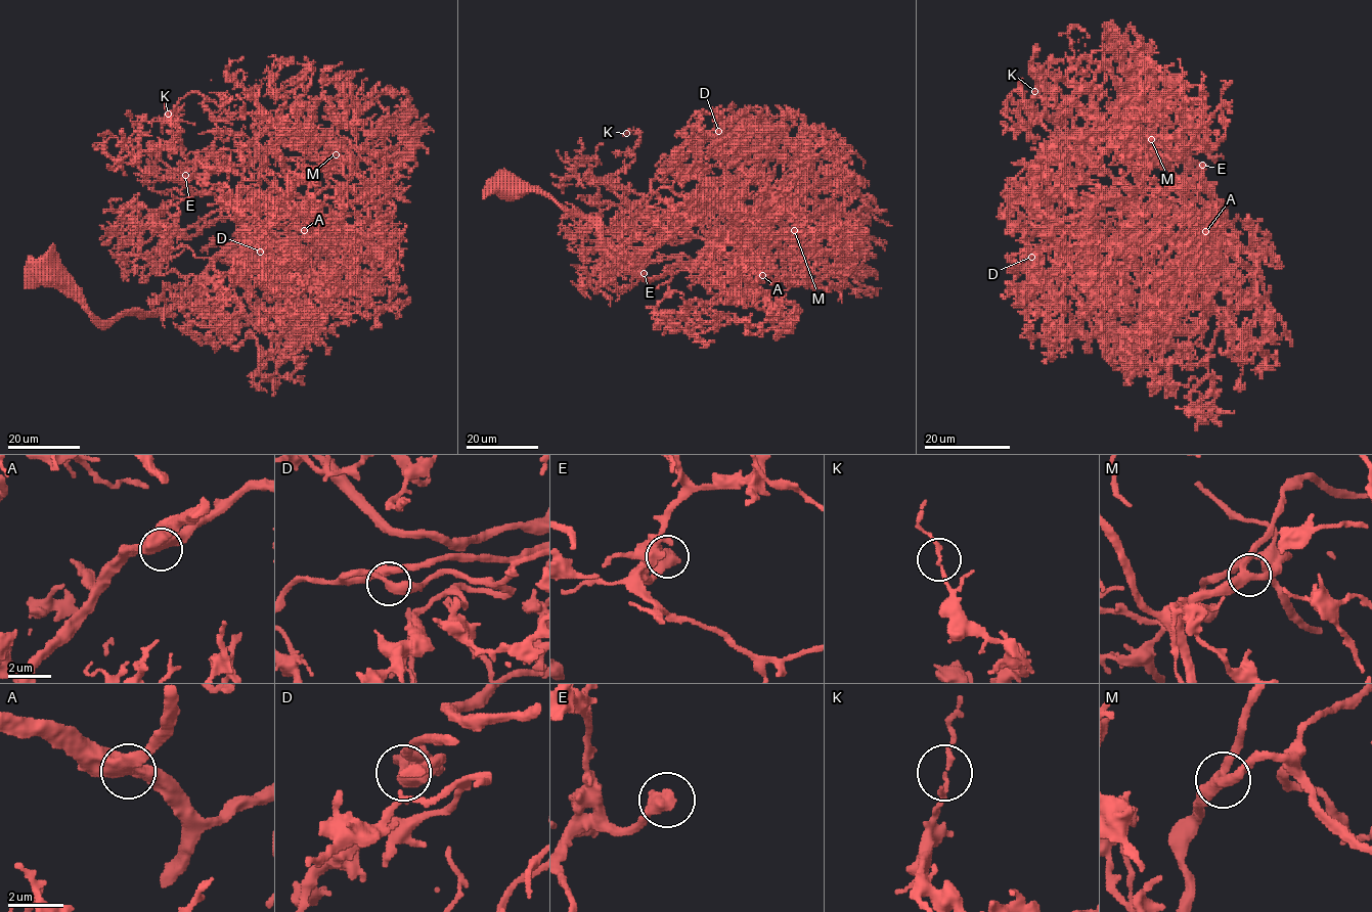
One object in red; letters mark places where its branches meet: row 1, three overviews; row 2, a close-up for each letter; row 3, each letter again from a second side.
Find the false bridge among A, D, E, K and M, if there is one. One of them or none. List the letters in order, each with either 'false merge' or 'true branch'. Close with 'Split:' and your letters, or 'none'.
A: true branch
D: true branch
E: true branch
K: false merge
M: true branch
Split: K

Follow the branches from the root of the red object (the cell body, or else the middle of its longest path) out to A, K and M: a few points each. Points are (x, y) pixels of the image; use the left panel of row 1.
A: (47, 275), (98, 319), (159, 315), (221, 256), (283, 211), (299, 213), (309, 224), (304, 230)
K: (47, 275), (98, 319), (159, 315), (276, 215), (305, 222), (146, 173), (137, 154), (176, 150), (168, 114)
M: (47, 275), (98, 319), (159, 315), (293, 196), (317, 194), (327, 184), (323, 161), (336, 154)

